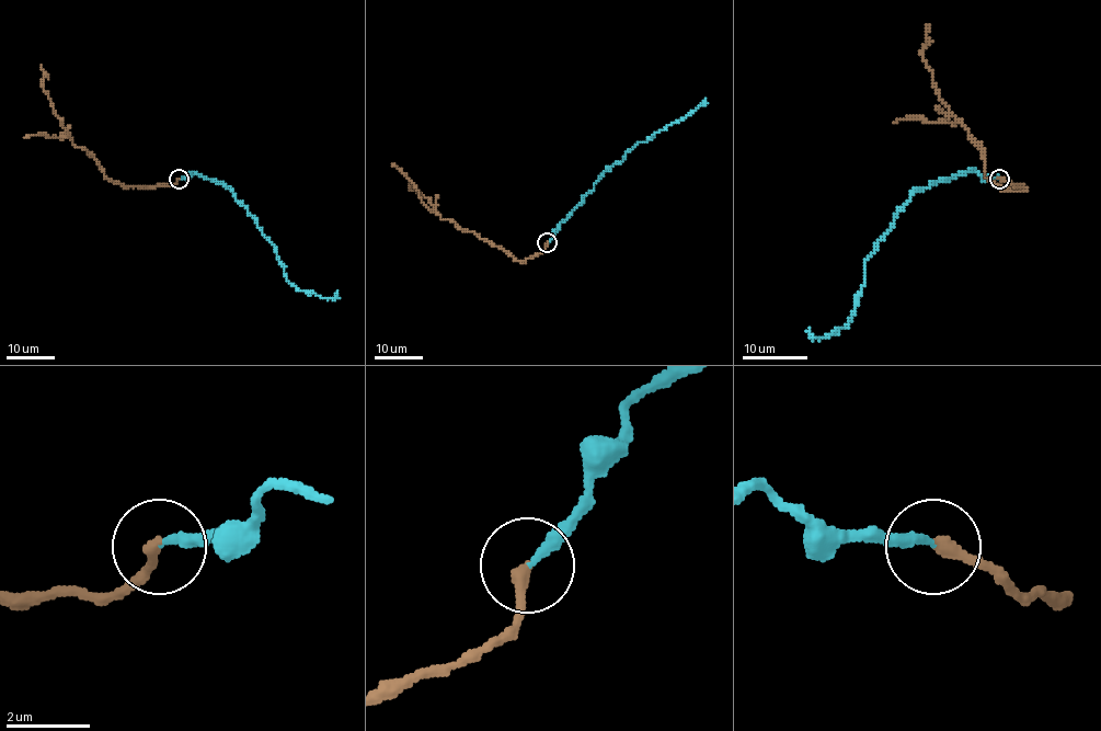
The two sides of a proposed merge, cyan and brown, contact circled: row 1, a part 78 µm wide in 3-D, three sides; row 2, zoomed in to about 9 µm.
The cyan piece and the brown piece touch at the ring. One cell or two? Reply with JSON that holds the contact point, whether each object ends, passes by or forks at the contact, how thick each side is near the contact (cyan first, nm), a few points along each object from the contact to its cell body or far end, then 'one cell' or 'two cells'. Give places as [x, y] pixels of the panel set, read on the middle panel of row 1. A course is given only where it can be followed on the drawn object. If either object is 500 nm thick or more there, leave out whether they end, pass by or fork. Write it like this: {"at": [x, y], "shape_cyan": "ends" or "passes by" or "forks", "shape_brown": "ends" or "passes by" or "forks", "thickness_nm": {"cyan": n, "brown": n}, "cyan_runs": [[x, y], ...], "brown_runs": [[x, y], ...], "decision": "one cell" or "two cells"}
{"at": [547, 242], "shape_cyan": "ends", "shape_brown": "ends", "thickness_nm": {"cyan": 240, "brown": 320}, "cyan_runs": [[547, 243], [596, 180], [611, 166], [621, 162], [626, 152], [679, 122], [704, 100]], "brown_runs": [[547, 243], [542, 253], [517, 261], [474, 232], [443, 219], [431, 200], [411, 185], [409, 190]], "decision": "two cells"}

